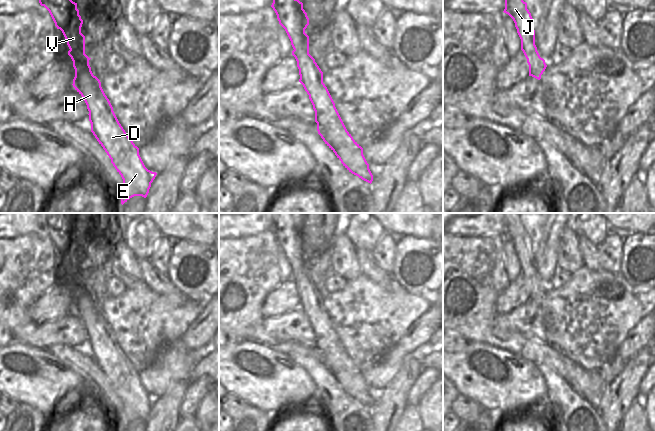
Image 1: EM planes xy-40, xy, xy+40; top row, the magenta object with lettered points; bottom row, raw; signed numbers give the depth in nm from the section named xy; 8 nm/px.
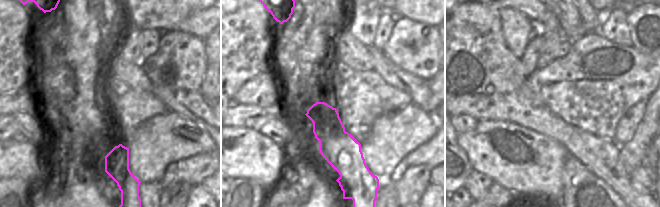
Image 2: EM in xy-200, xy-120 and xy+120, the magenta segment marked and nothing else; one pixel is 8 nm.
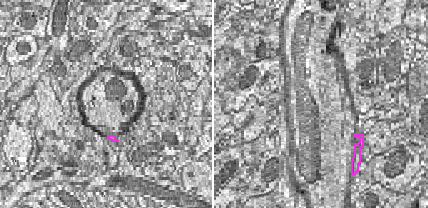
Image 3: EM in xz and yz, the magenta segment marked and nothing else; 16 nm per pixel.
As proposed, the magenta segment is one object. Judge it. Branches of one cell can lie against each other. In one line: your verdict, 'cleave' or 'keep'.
keep

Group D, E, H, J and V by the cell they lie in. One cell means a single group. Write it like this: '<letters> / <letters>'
D E H J V

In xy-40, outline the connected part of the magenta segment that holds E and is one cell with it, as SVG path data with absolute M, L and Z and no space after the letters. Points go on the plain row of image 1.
M39 213L39 227L49 235L67 265L75 293L72 309L87 329L91 356L123 403L123 411L119 413L121 428L134 420L146 422L157 397L145 391L139 372L119 347L100 304L91 295L77 227L70 223L69 213Z

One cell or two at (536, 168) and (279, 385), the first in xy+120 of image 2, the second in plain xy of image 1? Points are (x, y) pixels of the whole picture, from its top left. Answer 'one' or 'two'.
one

